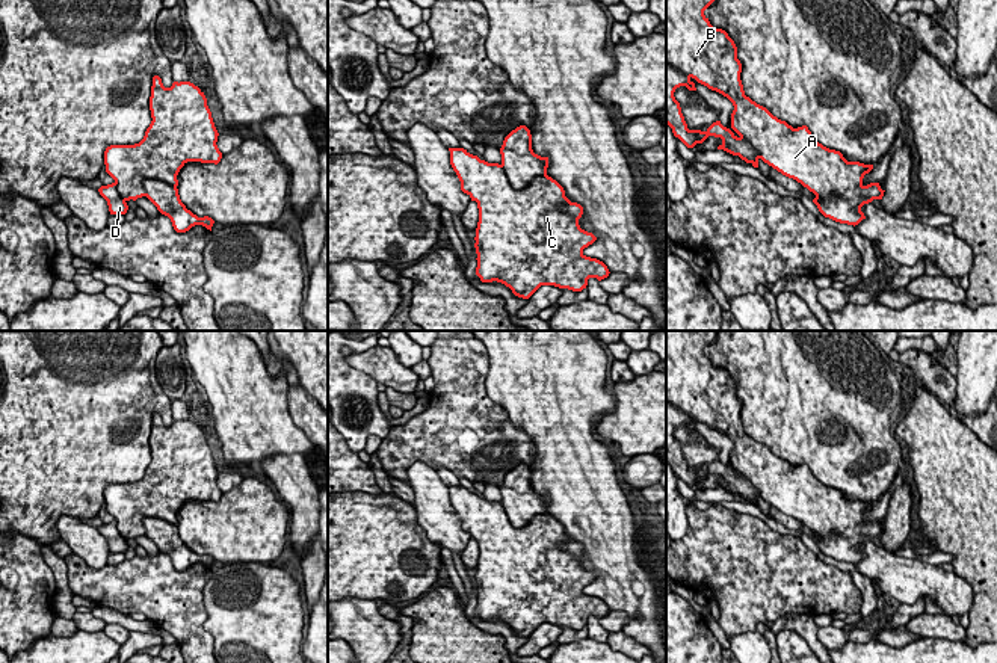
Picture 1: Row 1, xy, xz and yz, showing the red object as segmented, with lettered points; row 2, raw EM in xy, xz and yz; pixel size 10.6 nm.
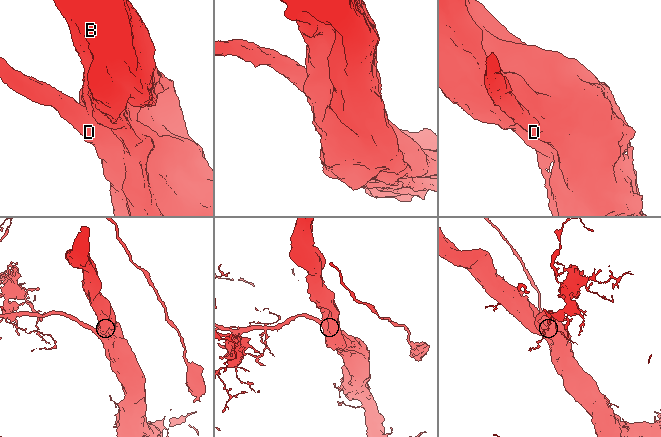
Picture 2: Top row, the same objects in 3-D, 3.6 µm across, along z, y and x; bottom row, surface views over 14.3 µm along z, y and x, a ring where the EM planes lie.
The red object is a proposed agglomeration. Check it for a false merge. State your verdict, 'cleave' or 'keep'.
keep

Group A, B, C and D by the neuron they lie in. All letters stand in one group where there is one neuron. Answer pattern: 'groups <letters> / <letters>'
groups A B C D

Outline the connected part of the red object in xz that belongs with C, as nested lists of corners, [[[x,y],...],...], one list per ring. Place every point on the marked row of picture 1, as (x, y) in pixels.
[[[526,125],[512,130],[500,148],[502,163],[488,163],[464,148],[449,148],[450,165],[461,181],[461,190],[477,202],[476,275],[482,282],[502,282],[518,298],[529,299],[541,285],[582,291],[589,278],[609,276],[607,266],[586,257],[583,249],[597,237],[580,228],[583,207],[565,196],[563,187],[547,175],[548,157],[532,150]]]

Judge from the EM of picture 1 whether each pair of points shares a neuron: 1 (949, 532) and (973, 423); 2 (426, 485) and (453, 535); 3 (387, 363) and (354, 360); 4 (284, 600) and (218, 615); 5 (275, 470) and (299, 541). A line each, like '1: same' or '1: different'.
1: different
2: same
3: same
4: same
5: same

